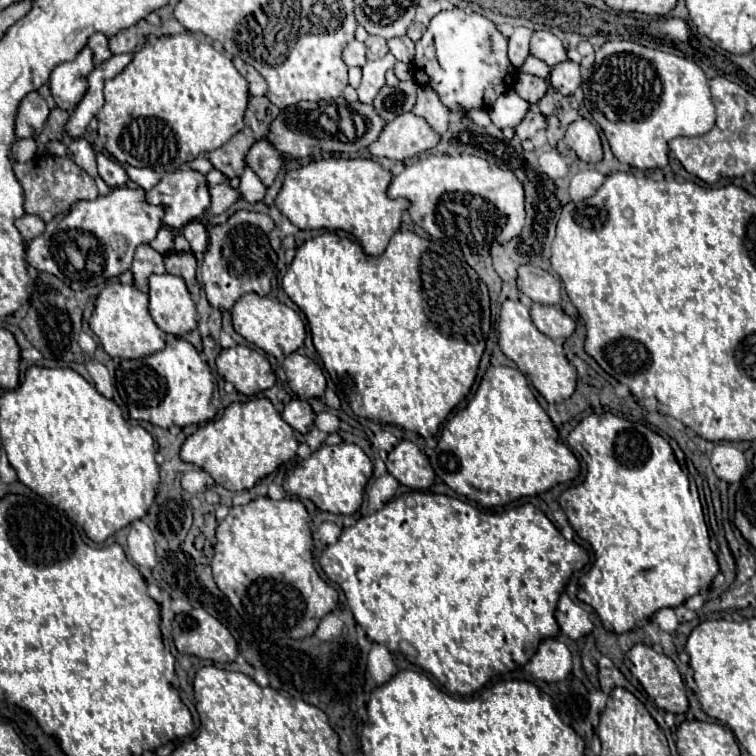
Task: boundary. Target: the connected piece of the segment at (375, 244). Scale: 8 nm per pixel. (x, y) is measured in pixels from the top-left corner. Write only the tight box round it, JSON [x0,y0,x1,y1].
[274,156,408,256]

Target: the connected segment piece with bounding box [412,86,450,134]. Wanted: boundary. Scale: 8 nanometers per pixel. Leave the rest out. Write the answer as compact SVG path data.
M430 86L418 88L418 102L416 102L416 108L412 112L422 116L440 134L444 134L448 130L450 110L440 102L438 94Z

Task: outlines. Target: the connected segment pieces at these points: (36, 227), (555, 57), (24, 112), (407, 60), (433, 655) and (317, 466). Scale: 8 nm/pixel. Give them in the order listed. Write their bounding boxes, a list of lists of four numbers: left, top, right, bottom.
[[16,214,44,242],[532,30,566,68],[16,92,50,138],[388,36,414,64],[320,492,588,698],[284,442,372,514]]

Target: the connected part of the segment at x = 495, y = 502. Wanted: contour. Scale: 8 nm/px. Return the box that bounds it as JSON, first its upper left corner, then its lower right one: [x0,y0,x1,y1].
[436,366,580,508]

